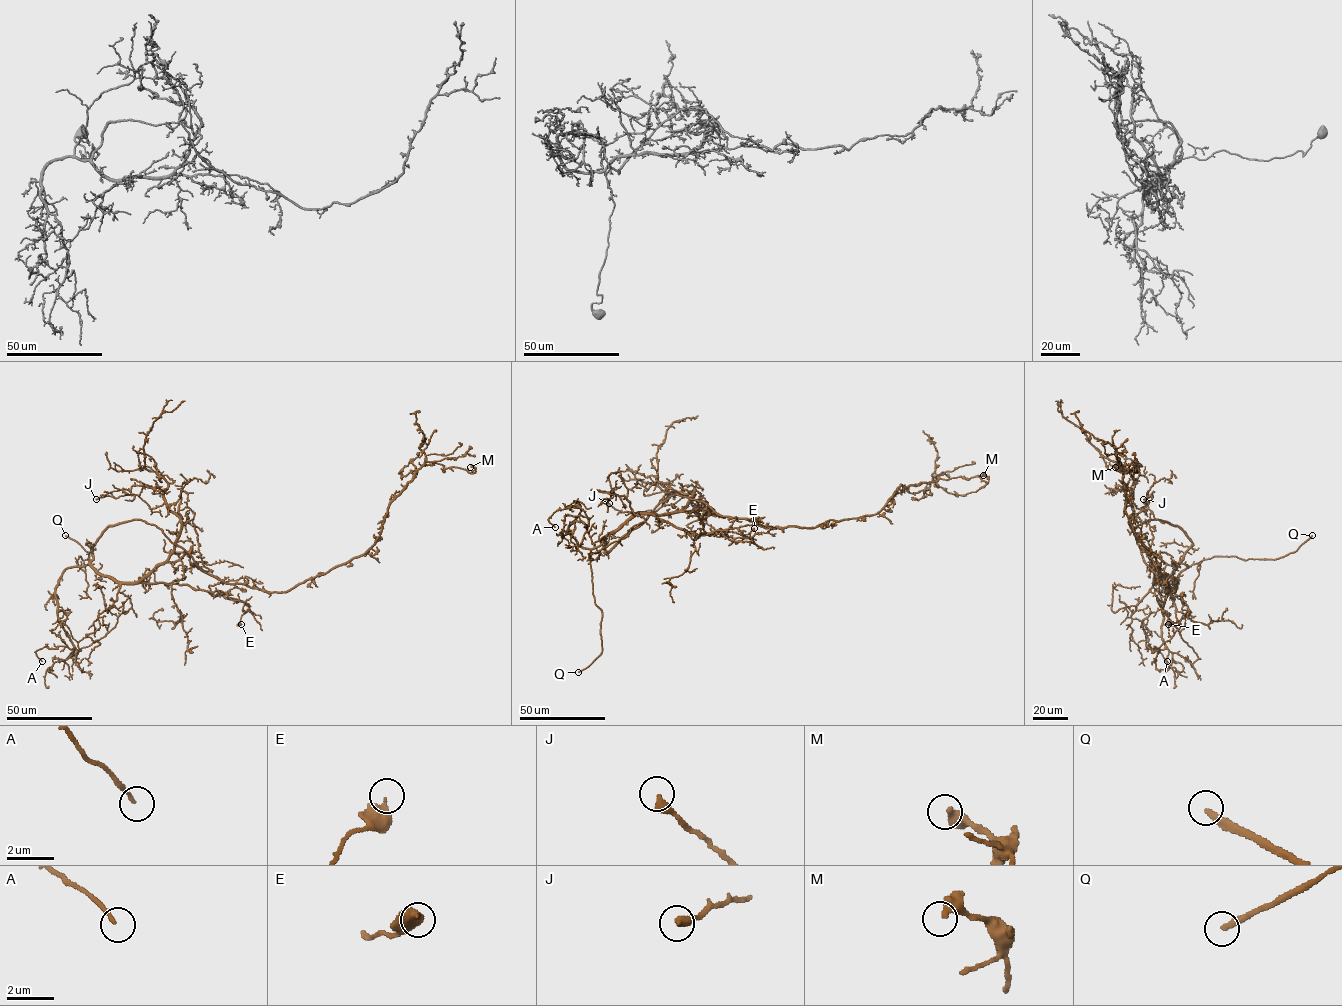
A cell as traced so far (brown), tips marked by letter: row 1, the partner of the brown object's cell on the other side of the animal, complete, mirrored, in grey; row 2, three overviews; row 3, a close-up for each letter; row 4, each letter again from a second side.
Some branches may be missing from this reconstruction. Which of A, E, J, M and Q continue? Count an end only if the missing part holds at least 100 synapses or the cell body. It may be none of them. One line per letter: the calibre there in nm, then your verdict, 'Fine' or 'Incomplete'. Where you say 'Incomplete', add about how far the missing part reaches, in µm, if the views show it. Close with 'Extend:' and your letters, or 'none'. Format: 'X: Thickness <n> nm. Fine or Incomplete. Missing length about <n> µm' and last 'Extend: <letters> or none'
A: Thickness 160 nm. Fine
E: Thickness 440 nm. Fine
J: Thickness 380 nm. Fine
M: Thickness 280 nm. Fine
Q: Thickness 280 nm. Incomplete. Missing length about 10 µm
Extend: Q

